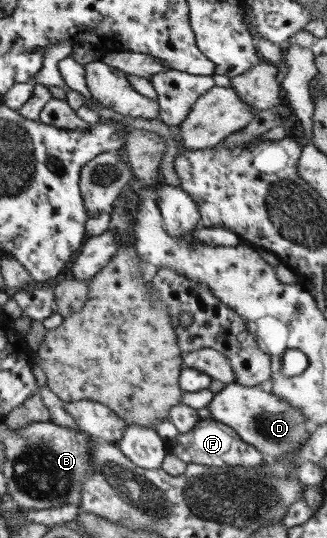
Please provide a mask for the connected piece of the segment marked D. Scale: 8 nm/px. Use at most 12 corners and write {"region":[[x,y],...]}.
{"region":[[226,384],[209,418],[264,462],[287,458],[311,424],[266,385]]}

